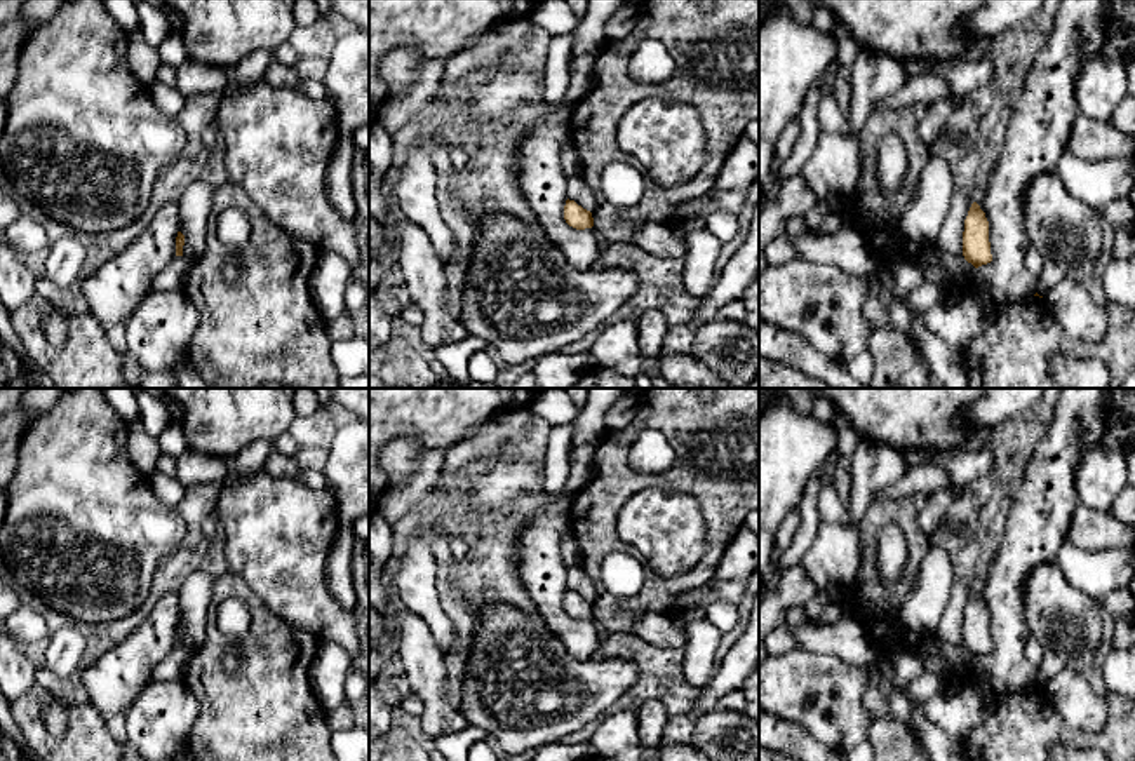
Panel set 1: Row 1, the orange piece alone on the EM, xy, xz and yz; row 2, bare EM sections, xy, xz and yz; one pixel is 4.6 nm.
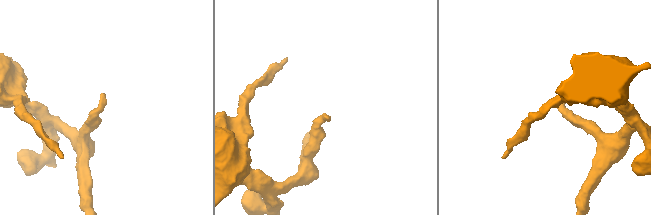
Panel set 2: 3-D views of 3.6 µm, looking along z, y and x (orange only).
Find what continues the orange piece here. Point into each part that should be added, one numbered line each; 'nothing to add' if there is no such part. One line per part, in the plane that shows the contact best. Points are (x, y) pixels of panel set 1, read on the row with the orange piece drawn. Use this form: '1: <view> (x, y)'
nothing to add

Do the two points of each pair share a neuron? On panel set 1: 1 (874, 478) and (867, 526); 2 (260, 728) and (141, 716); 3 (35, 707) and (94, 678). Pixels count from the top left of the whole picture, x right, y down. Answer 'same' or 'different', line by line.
1: different
2: different
3: different

